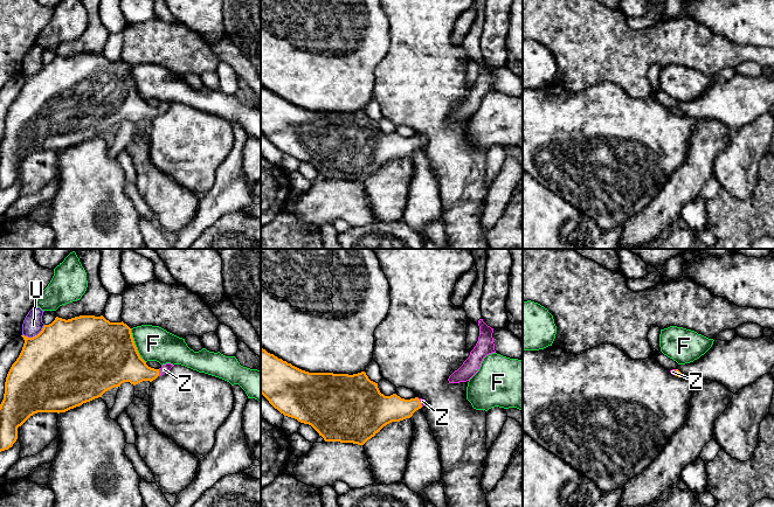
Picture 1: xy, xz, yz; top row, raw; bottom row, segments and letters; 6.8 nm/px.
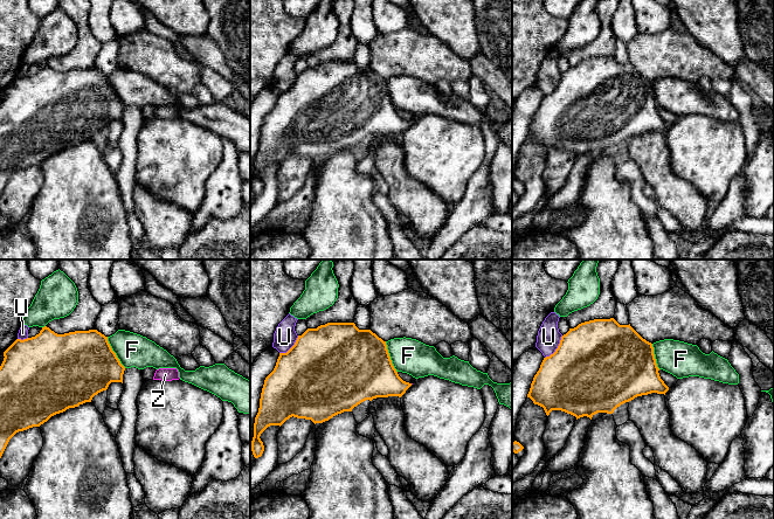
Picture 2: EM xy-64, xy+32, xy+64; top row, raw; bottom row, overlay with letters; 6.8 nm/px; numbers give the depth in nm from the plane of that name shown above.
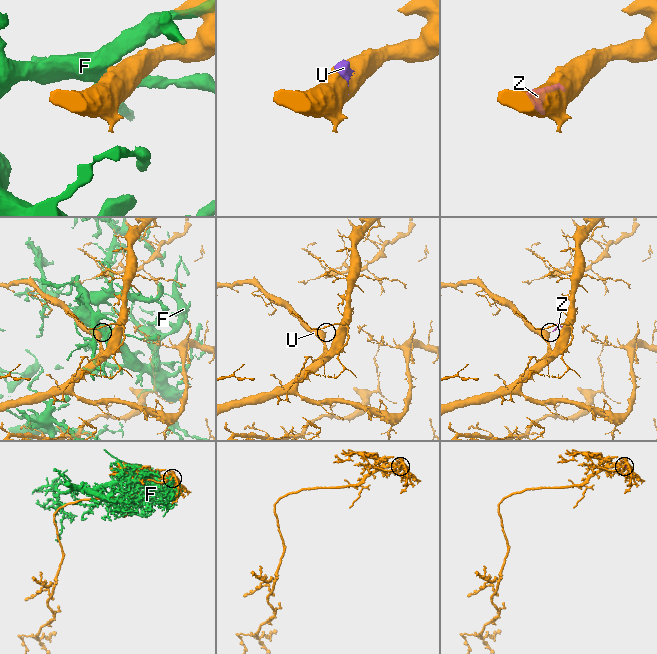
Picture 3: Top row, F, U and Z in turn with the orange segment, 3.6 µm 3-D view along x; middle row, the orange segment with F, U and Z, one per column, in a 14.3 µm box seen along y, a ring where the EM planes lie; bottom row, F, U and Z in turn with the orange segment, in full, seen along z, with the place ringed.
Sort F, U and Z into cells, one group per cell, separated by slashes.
F / U / Z

